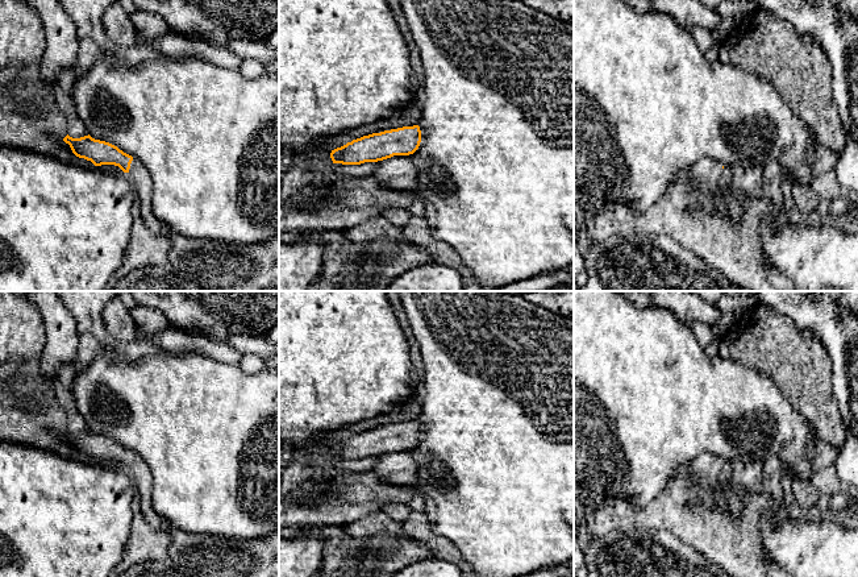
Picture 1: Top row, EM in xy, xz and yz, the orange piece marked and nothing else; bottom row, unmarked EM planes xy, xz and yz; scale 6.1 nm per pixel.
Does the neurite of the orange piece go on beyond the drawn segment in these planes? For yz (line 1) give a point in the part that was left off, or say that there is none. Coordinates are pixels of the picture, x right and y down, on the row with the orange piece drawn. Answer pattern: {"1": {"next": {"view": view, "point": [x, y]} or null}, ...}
{"1": {"next": null}}

